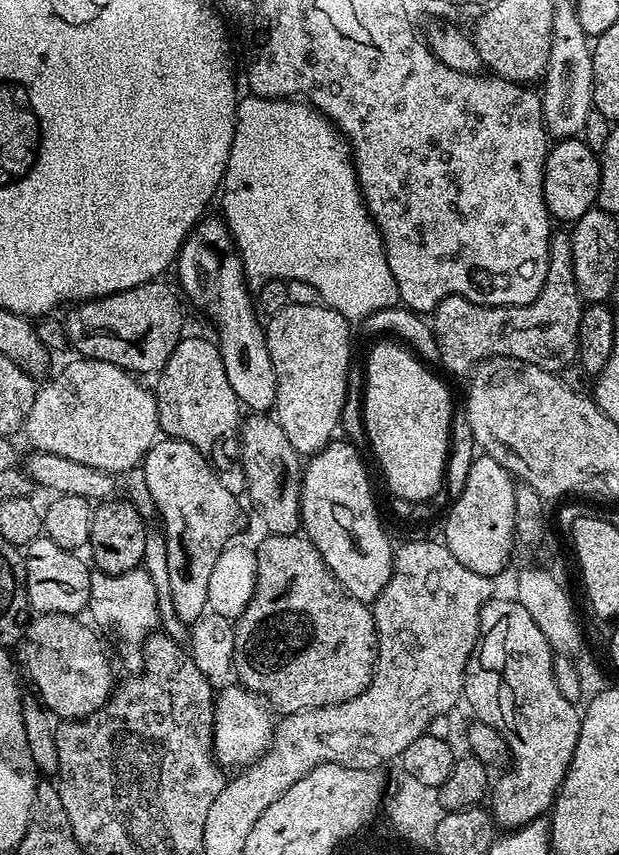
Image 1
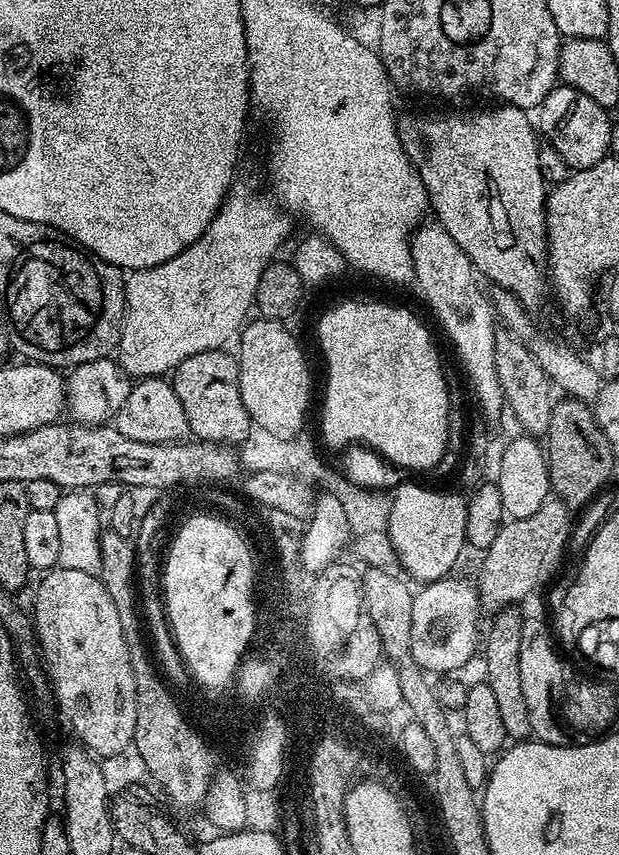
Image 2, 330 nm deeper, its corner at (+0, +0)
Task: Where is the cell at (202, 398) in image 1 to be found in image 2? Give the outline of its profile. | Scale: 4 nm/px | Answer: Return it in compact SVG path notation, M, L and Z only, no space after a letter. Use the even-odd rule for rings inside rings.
M224 350L199 352L186 358L186 362L179 364L171 373L170 383L178 394L178 402L182 402L182 410L186 410L188 430L195 439L221 446L240 446L244 444L254 425L242 402L237 357L227 356L226 353Z

